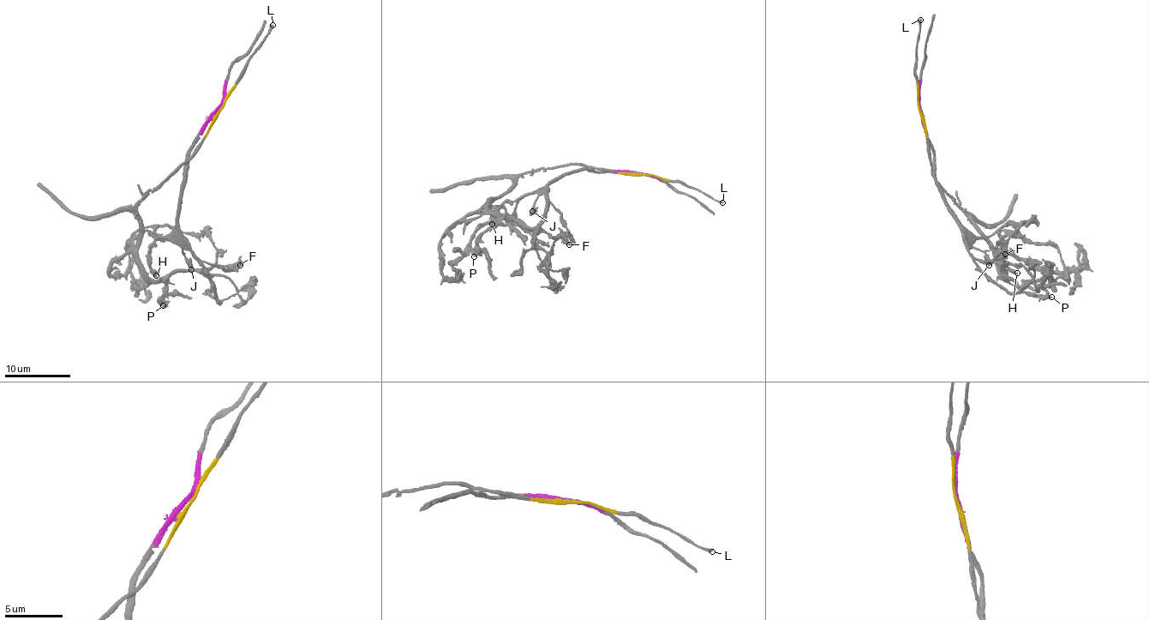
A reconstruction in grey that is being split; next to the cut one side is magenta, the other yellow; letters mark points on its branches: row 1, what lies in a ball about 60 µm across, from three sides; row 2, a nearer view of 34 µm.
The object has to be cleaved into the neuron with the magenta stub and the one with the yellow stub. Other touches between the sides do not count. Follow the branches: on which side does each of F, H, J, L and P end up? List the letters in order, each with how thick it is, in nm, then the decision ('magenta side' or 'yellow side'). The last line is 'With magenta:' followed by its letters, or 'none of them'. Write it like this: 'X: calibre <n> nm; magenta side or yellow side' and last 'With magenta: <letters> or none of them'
F: calibre 360 nm; yellow side
H: calibre 340 nm; magenta side
J: calibre 480 nm; magenta side
L: calibre 260 nm; yellow side
P: calibre 280 nm; yellow side
With magenta: H, J

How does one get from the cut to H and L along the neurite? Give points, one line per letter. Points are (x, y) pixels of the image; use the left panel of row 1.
H: (219, 110), (188, 152), (181, 207), (171, 231), (158, 236), (151, 250), (150, 263), (156, 276)
L: (220, 110), (242, 69), (272, 25)

